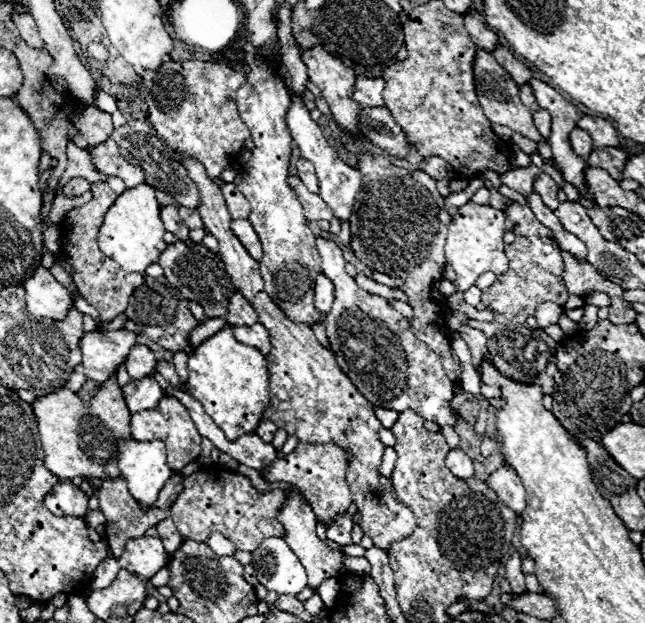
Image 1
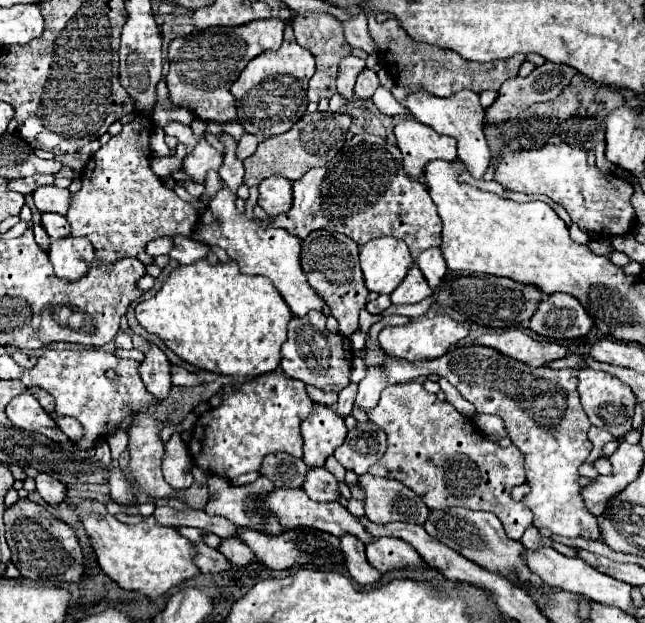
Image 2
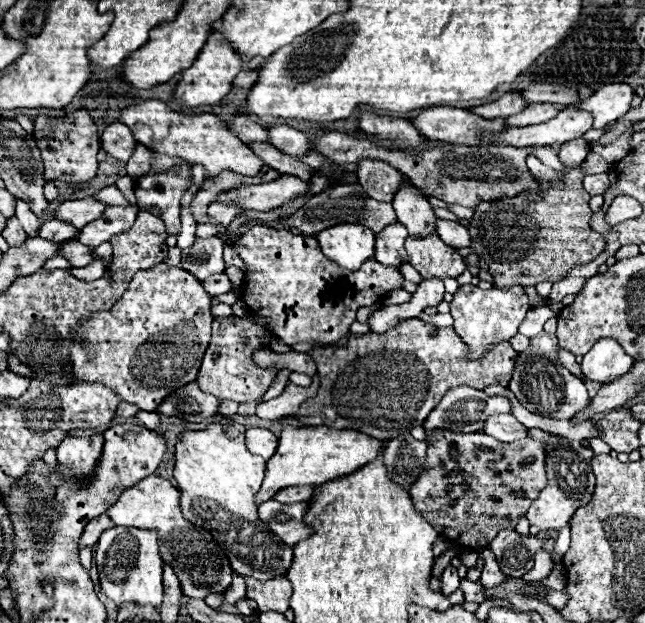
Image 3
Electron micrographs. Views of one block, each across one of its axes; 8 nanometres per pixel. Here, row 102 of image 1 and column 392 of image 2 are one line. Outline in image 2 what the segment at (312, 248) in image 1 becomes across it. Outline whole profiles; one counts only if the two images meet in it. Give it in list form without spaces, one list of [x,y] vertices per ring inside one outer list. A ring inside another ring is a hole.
[[[374,238],[360,248],[360,266],[366,288],[378,294],[390,294],[408,274],[414,260],[404,240]]]

